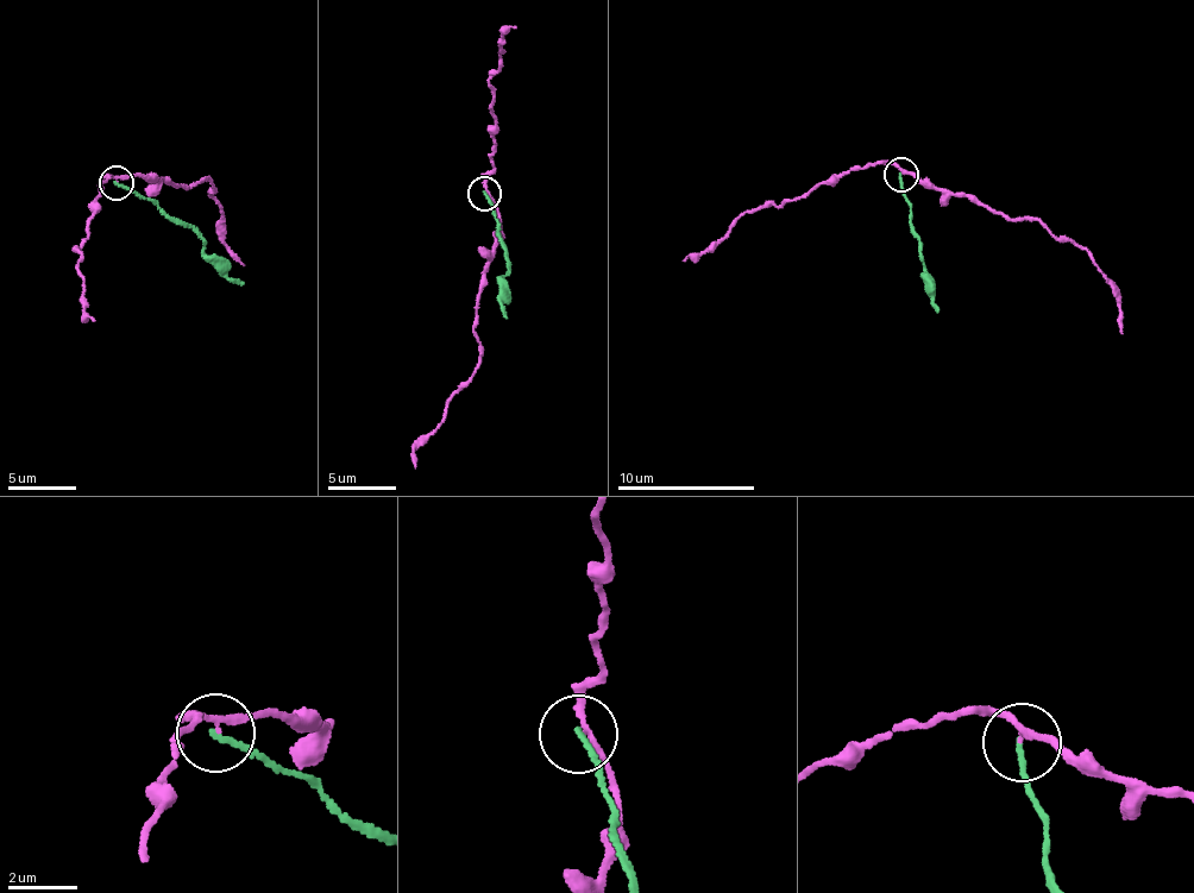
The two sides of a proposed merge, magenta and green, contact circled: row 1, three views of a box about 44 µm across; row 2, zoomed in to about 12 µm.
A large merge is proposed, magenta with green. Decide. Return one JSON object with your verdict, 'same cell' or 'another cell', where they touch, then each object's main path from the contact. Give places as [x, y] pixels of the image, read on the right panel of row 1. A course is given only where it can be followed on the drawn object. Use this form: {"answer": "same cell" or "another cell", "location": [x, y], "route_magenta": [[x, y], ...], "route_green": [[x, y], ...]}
{"answer": "another cell", "location": [900, 175], "route_magenta": [[900, 174], [930, 182], [1012, 220], [1041, 221], [1049, 232], [1083, 247], [1097, 271], [1111, 280], [1123, 333]], "route_green": [[900, 174], [924, 277], [936, 313]]}

